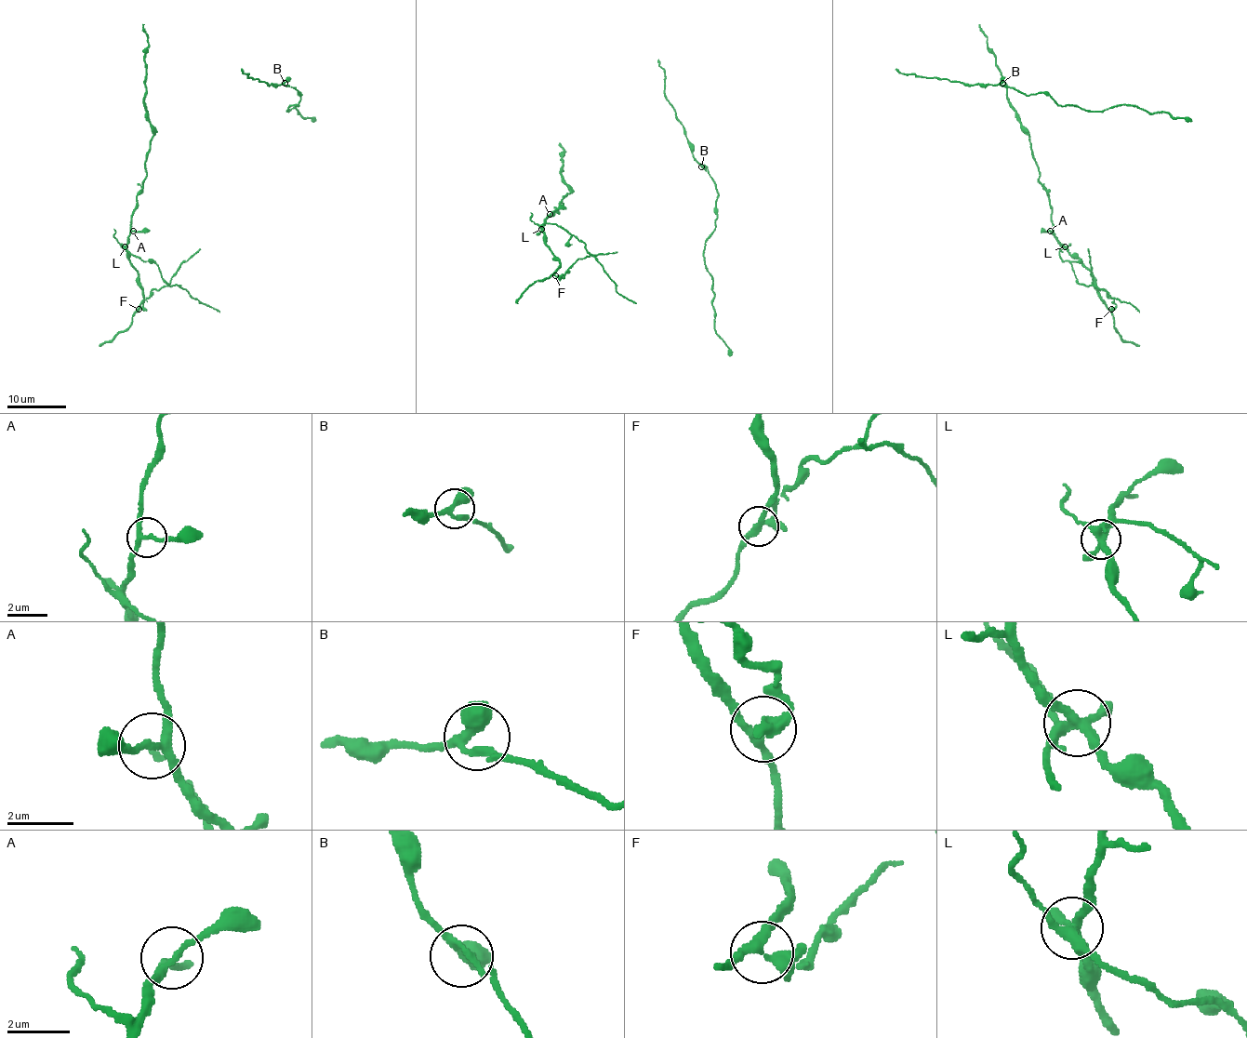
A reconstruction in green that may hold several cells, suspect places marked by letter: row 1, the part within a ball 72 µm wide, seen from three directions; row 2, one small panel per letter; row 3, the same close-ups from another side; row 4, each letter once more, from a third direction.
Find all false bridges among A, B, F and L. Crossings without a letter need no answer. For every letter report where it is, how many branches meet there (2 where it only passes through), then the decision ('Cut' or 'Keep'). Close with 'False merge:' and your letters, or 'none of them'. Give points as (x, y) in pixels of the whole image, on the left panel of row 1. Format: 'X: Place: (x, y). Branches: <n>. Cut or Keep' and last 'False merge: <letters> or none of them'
A: Place: (133, 231). Branches: 3. Keep
B: Place: (285, 83). Branches: 3. Keep
F: Place: (139, 309). Branches: 4. Cut
L: Place: (125, 246). Branches: 6. Cut
False merge: F, L

